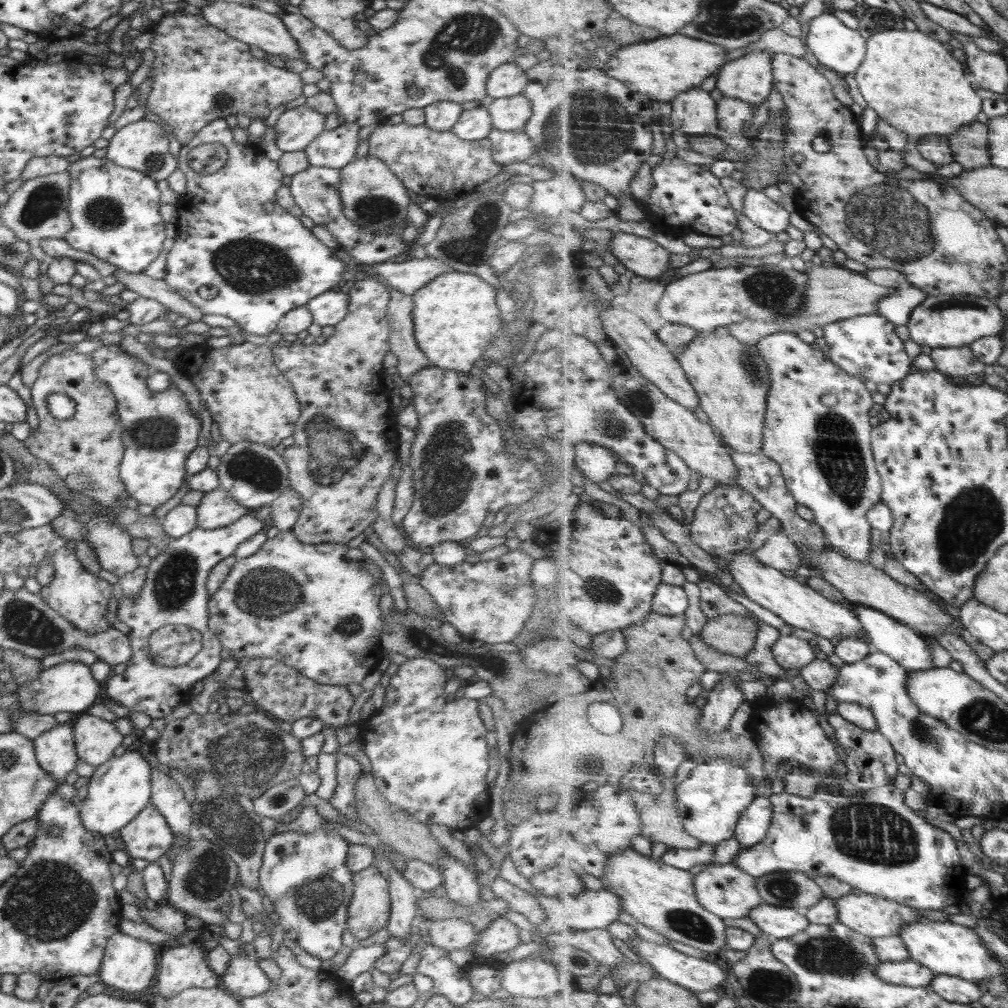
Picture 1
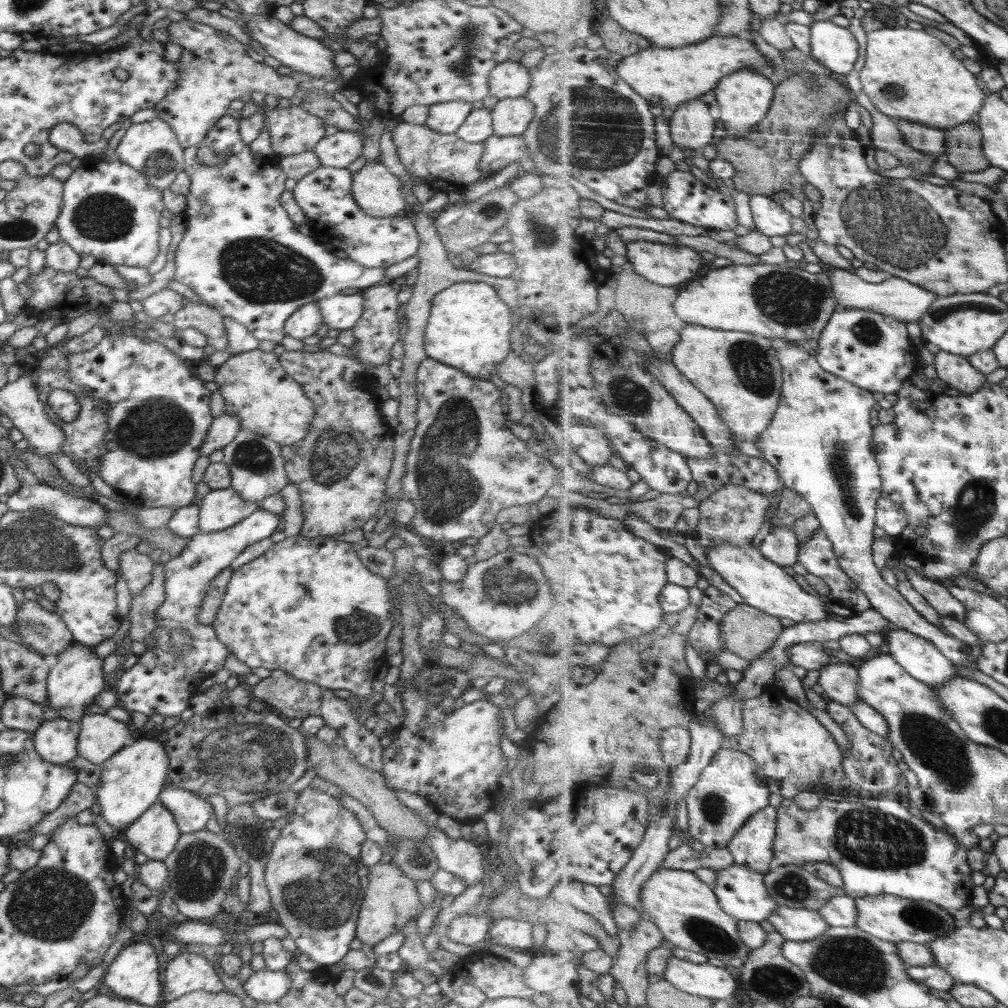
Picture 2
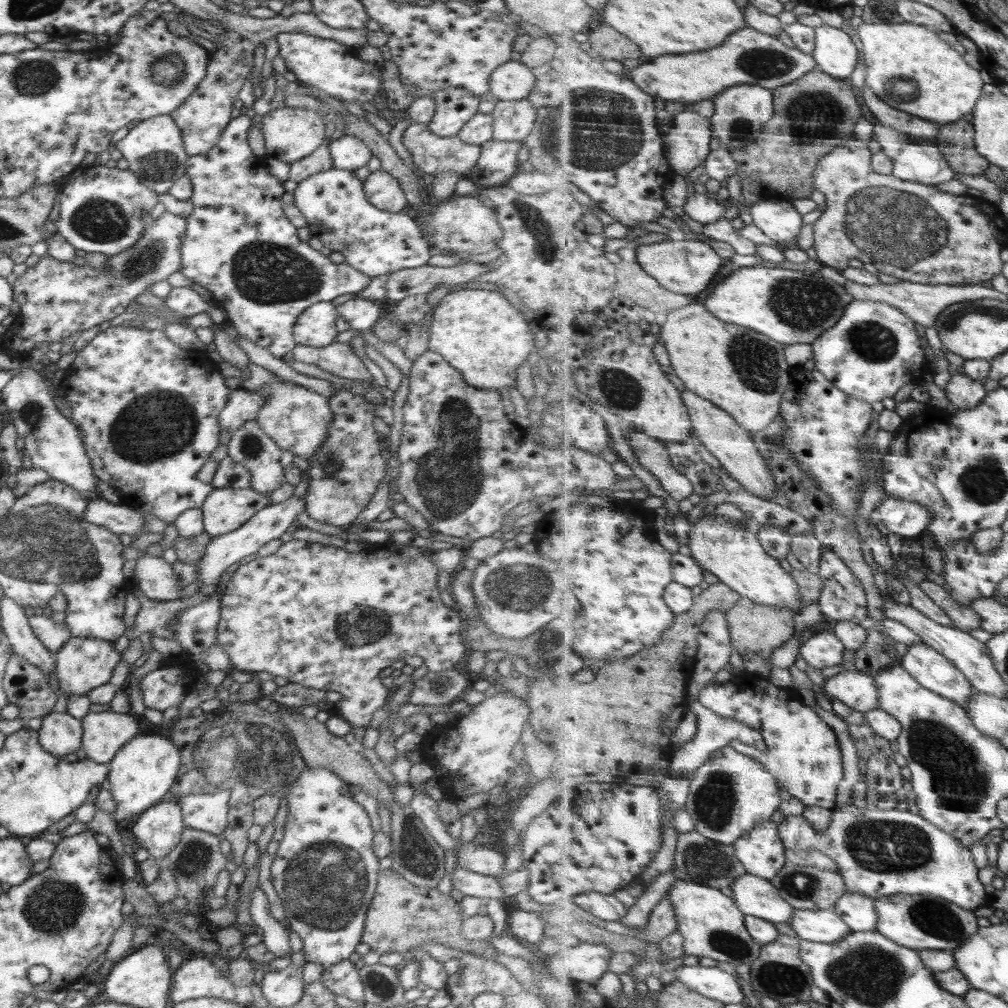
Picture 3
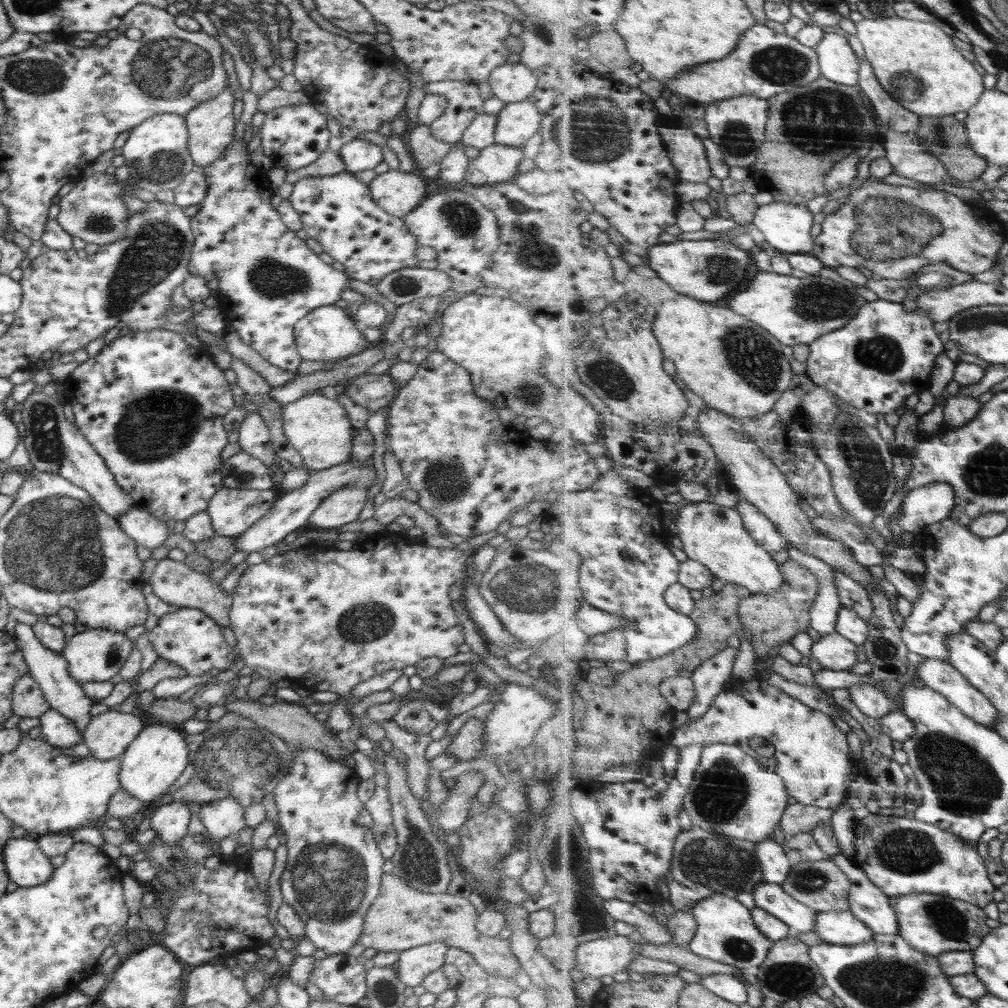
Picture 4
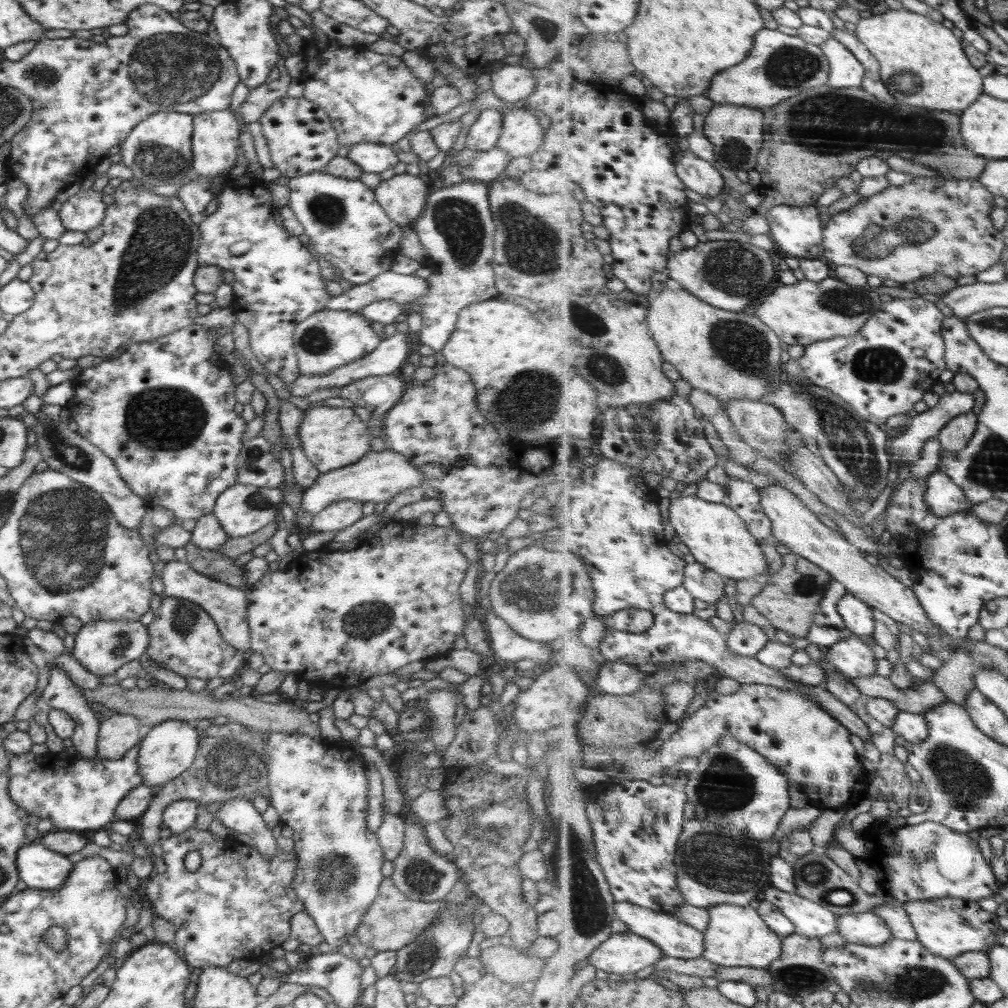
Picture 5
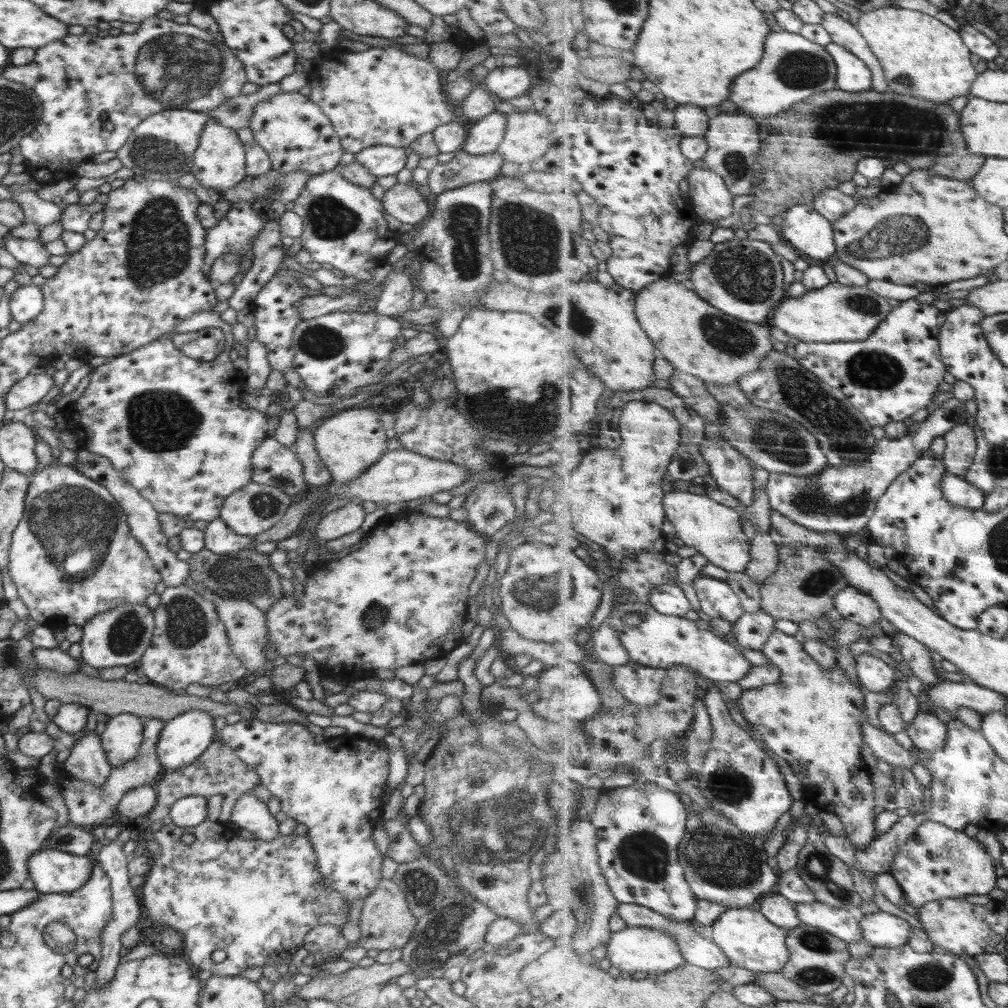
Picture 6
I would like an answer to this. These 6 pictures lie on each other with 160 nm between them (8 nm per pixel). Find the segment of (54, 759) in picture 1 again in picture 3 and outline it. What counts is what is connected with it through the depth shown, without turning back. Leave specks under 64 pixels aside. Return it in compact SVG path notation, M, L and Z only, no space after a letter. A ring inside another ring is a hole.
M52 711L44 716L38 734L42 748L58 758L82 748L82 722L67 712Z

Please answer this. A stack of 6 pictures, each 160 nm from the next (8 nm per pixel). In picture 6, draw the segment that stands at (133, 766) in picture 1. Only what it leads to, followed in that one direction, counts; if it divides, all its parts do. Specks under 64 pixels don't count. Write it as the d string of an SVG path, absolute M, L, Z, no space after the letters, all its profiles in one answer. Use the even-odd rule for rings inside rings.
M188 711L165 721L156 745L162 773L192 764L217 739L213 716Z

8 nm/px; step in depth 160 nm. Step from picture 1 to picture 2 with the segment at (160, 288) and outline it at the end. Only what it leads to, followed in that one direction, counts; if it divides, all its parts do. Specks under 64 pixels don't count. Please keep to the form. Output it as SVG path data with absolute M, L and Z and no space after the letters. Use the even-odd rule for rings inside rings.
M185 300L184 306L177 312L176 326L182 330L194 328L206 336L208 345L216 352L228 348L228 336L223 324L223 317L211 306Z

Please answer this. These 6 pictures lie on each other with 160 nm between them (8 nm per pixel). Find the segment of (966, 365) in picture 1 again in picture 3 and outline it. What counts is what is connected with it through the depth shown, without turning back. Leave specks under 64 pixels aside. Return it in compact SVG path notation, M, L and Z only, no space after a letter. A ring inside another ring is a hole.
M948 351L948 361L950 361L950 373L951 381L947 385L947 397L950 401L950 410L970 410L981 406L990 396L984 382L978 382L978 380L972 380L971 376L968 376L964 372L964 366L967 360L957 353Z

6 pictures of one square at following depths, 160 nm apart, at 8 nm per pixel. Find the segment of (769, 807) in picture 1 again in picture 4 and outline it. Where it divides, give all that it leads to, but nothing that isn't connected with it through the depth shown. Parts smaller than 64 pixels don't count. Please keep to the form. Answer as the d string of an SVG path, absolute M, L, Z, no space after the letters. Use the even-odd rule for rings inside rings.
M773 839L766 840L758 843L756 855L762 865L764 879L767 882L783 886L789 879L790 872L794 870L793 861L786 853L785 846Z

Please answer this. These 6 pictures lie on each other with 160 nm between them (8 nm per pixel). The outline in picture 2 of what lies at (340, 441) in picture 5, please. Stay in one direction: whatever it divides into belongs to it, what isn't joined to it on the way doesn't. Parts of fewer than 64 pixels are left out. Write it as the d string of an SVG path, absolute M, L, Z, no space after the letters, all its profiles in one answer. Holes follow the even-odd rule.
M242 352L225 362L216 362L214 381L224 398L224 412L237 416L241 429L251 430L281 446L298 444L313 419L314 403L306 397L302 387L286 375L279 358L273 352Z

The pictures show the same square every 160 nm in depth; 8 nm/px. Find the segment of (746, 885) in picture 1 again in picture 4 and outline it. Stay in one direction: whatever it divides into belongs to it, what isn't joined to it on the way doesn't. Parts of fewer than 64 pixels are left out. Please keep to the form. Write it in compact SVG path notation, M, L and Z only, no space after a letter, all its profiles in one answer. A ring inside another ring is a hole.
M766 881L760 884L752 894L755 897L756 906L765 908L791 926L793 936L815 931L820 912L790 896L782 885Z

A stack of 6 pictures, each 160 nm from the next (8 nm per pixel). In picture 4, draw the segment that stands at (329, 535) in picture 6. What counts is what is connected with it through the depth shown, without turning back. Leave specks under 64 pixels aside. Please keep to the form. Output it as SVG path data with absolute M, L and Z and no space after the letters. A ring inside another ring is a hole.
M362 485L341 488L322 499L310 515L309 522L319 529L338 529L348 522L354 522L364 503L366 502L367 488Z

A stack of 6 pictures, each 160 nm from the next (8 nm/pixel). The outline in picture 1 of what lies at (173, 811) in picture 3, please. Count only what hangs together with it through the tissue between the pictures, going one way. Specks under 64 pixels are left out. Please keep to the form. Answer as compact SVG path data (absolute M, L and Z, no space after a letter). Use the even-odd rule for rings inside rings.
M151 803L118 834L130 858L142 858L149 863L158 862L170 850L175 837Z

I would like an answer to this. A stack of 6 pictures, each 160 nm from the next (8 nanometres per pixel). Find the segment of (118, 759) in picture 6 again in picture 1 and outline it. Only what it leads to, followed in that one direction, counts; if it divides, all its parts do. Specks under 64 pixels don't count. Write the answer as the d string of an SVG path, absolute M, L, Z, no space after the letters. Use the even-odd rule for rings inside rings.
M86 712L73 718L74 744L79 760L95 767L114 756L114 750L125 737L117 731L112 721L107 721Z

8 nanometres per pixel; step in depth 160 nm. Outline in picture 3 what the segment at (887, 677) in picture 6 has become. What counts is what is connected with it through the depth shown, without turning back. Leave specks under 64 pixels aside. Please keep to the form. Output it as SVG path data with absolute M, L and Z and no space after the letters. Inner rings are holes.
M834 630L817 633L801 648L801 655L815 668L830 668L844 660L847 646Z

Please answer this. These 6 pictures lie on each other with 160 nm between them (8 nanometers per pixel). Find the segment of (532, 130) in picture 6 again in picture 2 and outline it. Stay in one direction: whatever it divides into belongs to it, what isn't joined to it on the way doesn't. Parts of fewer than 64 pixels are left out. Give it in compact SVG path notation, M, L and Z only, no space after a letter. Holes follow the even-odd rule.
M525 96L514 99L499 99L490 110L493 134L522 136L534 118L534 107Z

